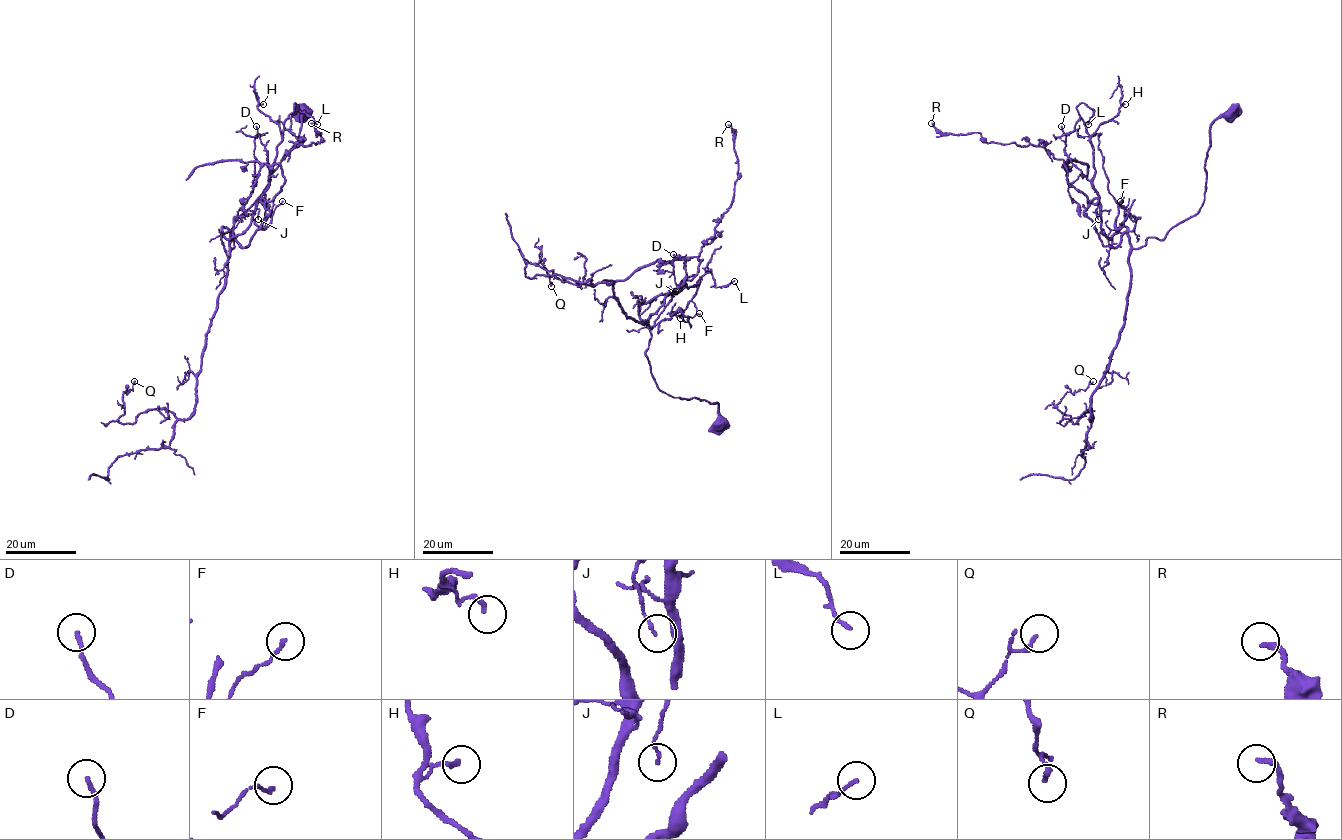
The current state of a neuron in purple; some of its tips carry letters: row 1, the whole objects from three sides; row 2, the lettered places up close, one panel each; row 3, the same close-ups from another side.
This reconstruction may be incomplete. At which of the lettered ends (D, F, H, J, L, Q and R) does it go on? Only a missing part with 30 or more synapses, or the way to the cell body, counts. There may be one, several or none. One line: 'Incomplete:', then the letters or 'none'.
Incomplete: none

